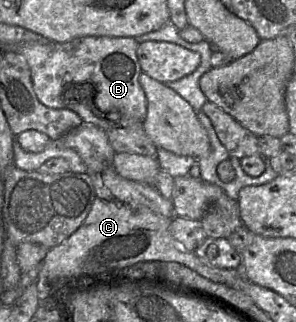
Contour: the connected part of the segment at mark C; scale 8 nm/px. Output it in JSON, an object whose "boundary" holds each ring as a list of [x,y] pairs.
{"boundary":[[[96,197],[83,224],[61,244],[49,249],[37,266],[39,299],[45,282],[80,273],[98,273],[110,268],[124,269],[148,261],[176,262],[210,281],[241,290],[244,278],[242,268],[220,269],[201,260],[172,237],[170,223],[170,218],[147,208],[135,208]]]}

